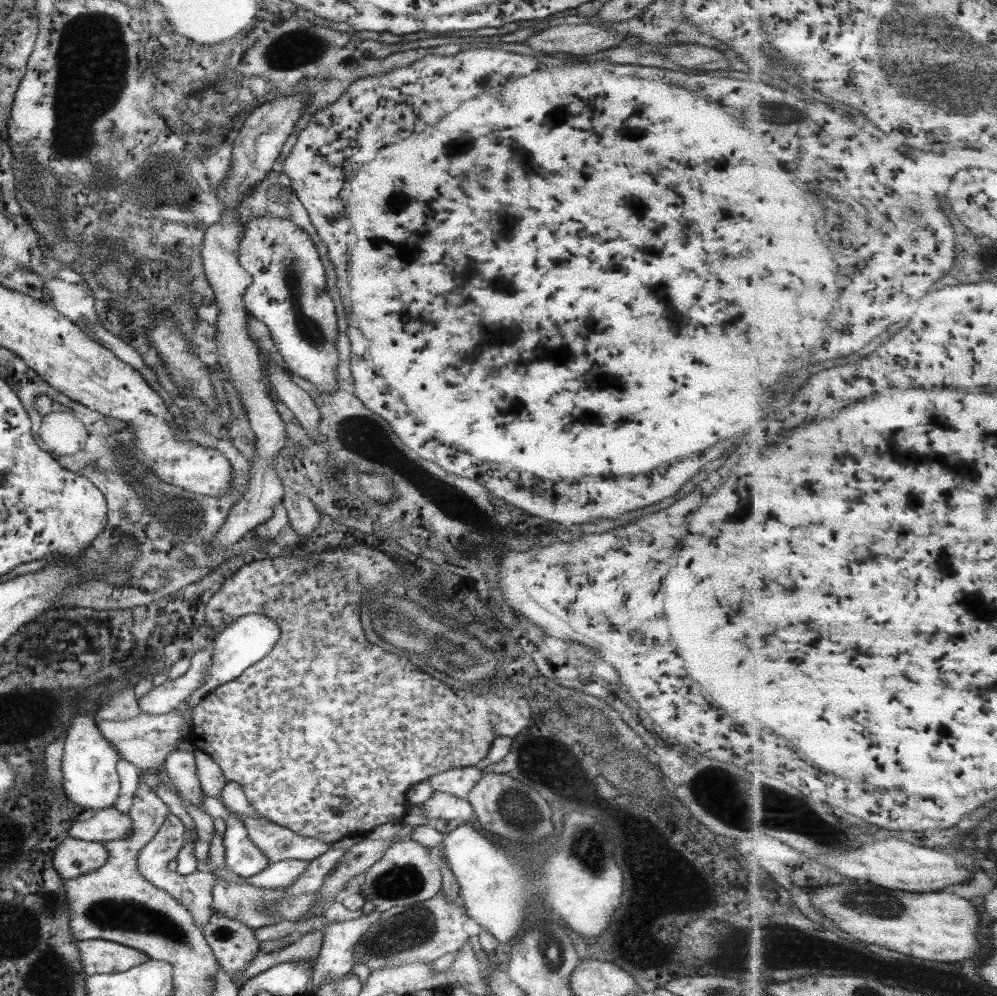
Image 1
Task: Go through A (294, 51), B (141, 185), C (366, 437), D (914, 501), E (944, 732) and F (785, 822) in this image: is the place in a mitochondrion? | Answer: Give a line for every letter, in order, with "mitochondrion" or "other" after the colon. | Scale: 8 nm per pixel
A: mitochondrion
B: mitochondrion
C: mitochondrion
D: other
E: other
F: mitochondrion

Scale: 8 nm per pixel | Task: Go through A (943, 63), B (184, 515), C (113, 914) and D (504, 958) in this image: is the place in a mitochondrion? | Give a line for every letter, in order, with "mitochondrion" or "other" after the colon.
A: mitochondrion
B: mitochondrion
C: mitochondrion
D: other

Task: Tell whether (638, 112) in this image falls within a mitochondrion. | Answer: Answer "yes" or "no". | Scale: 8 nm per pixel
no

